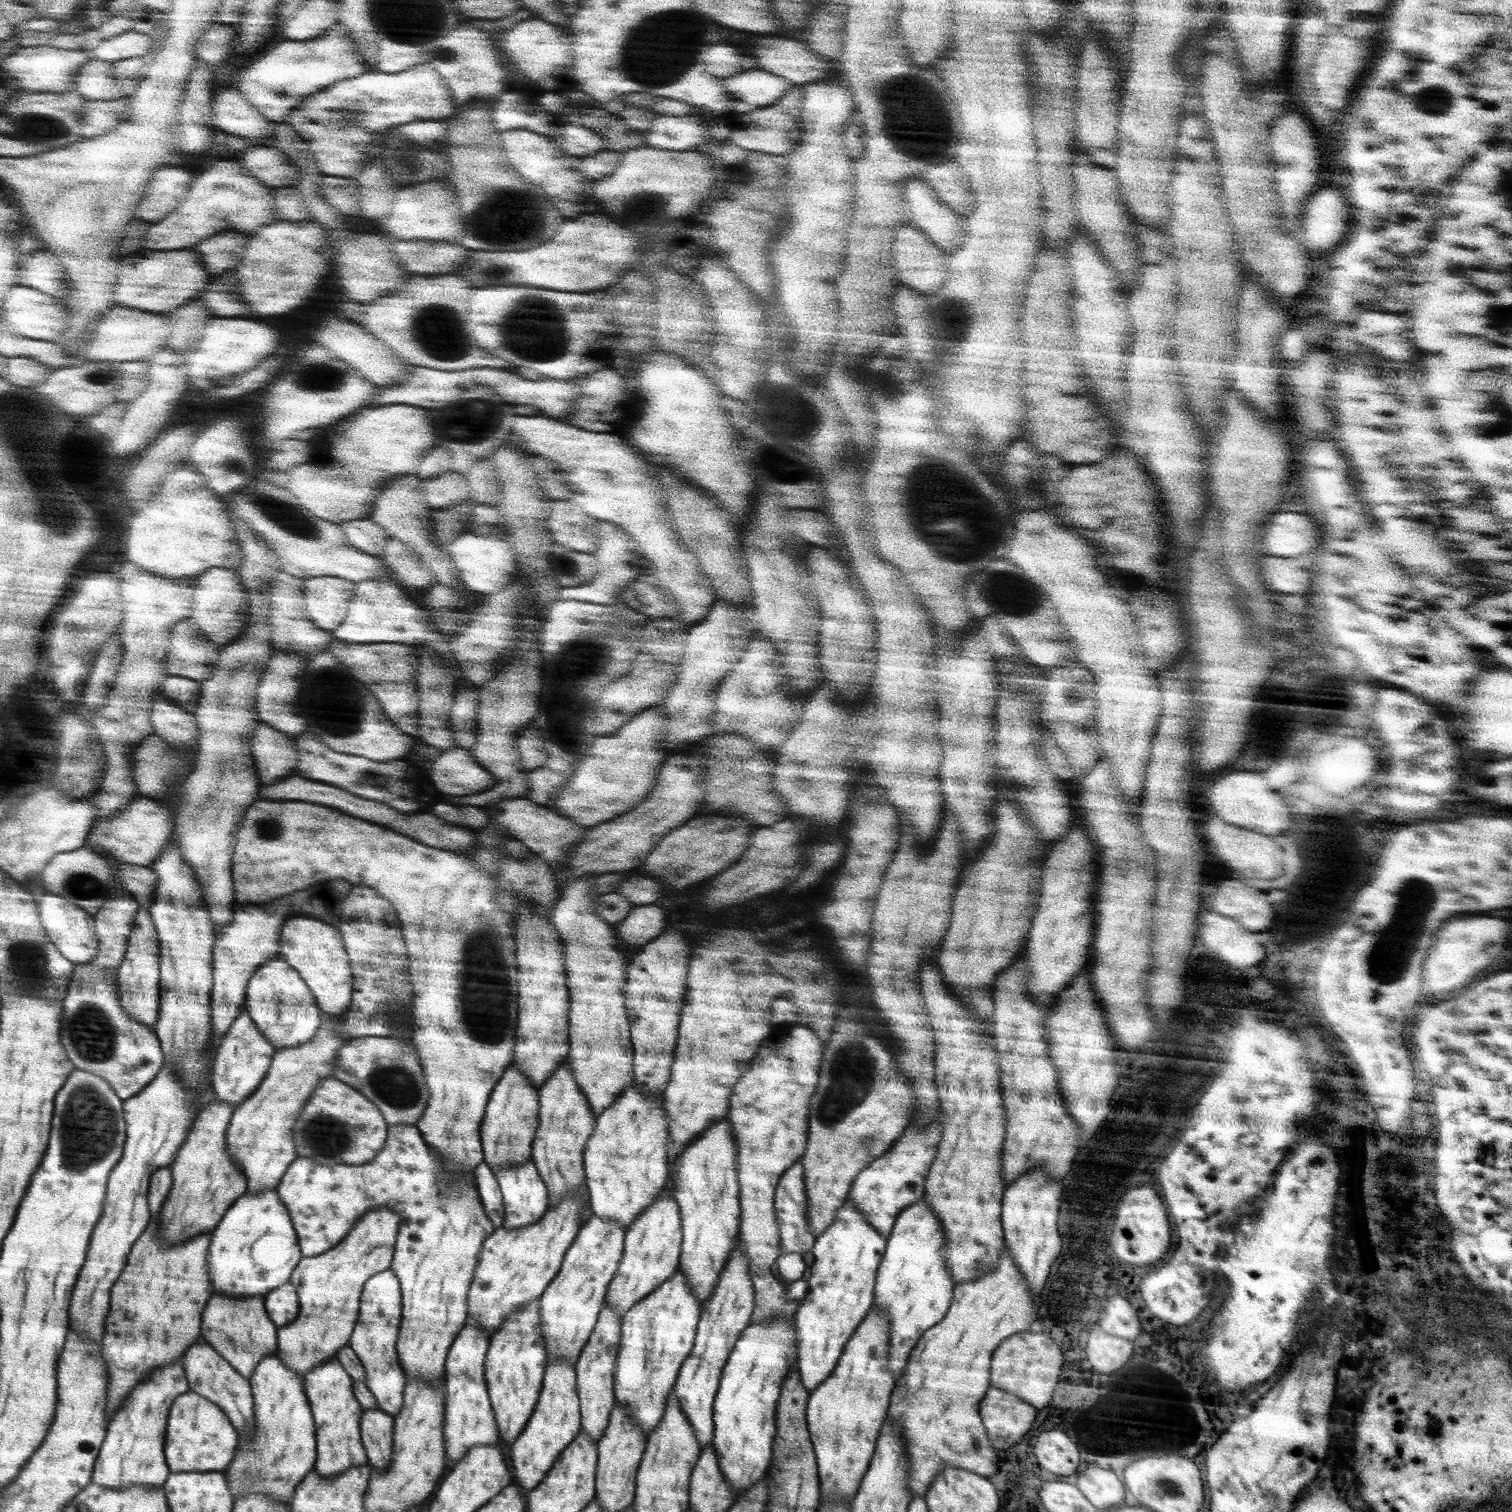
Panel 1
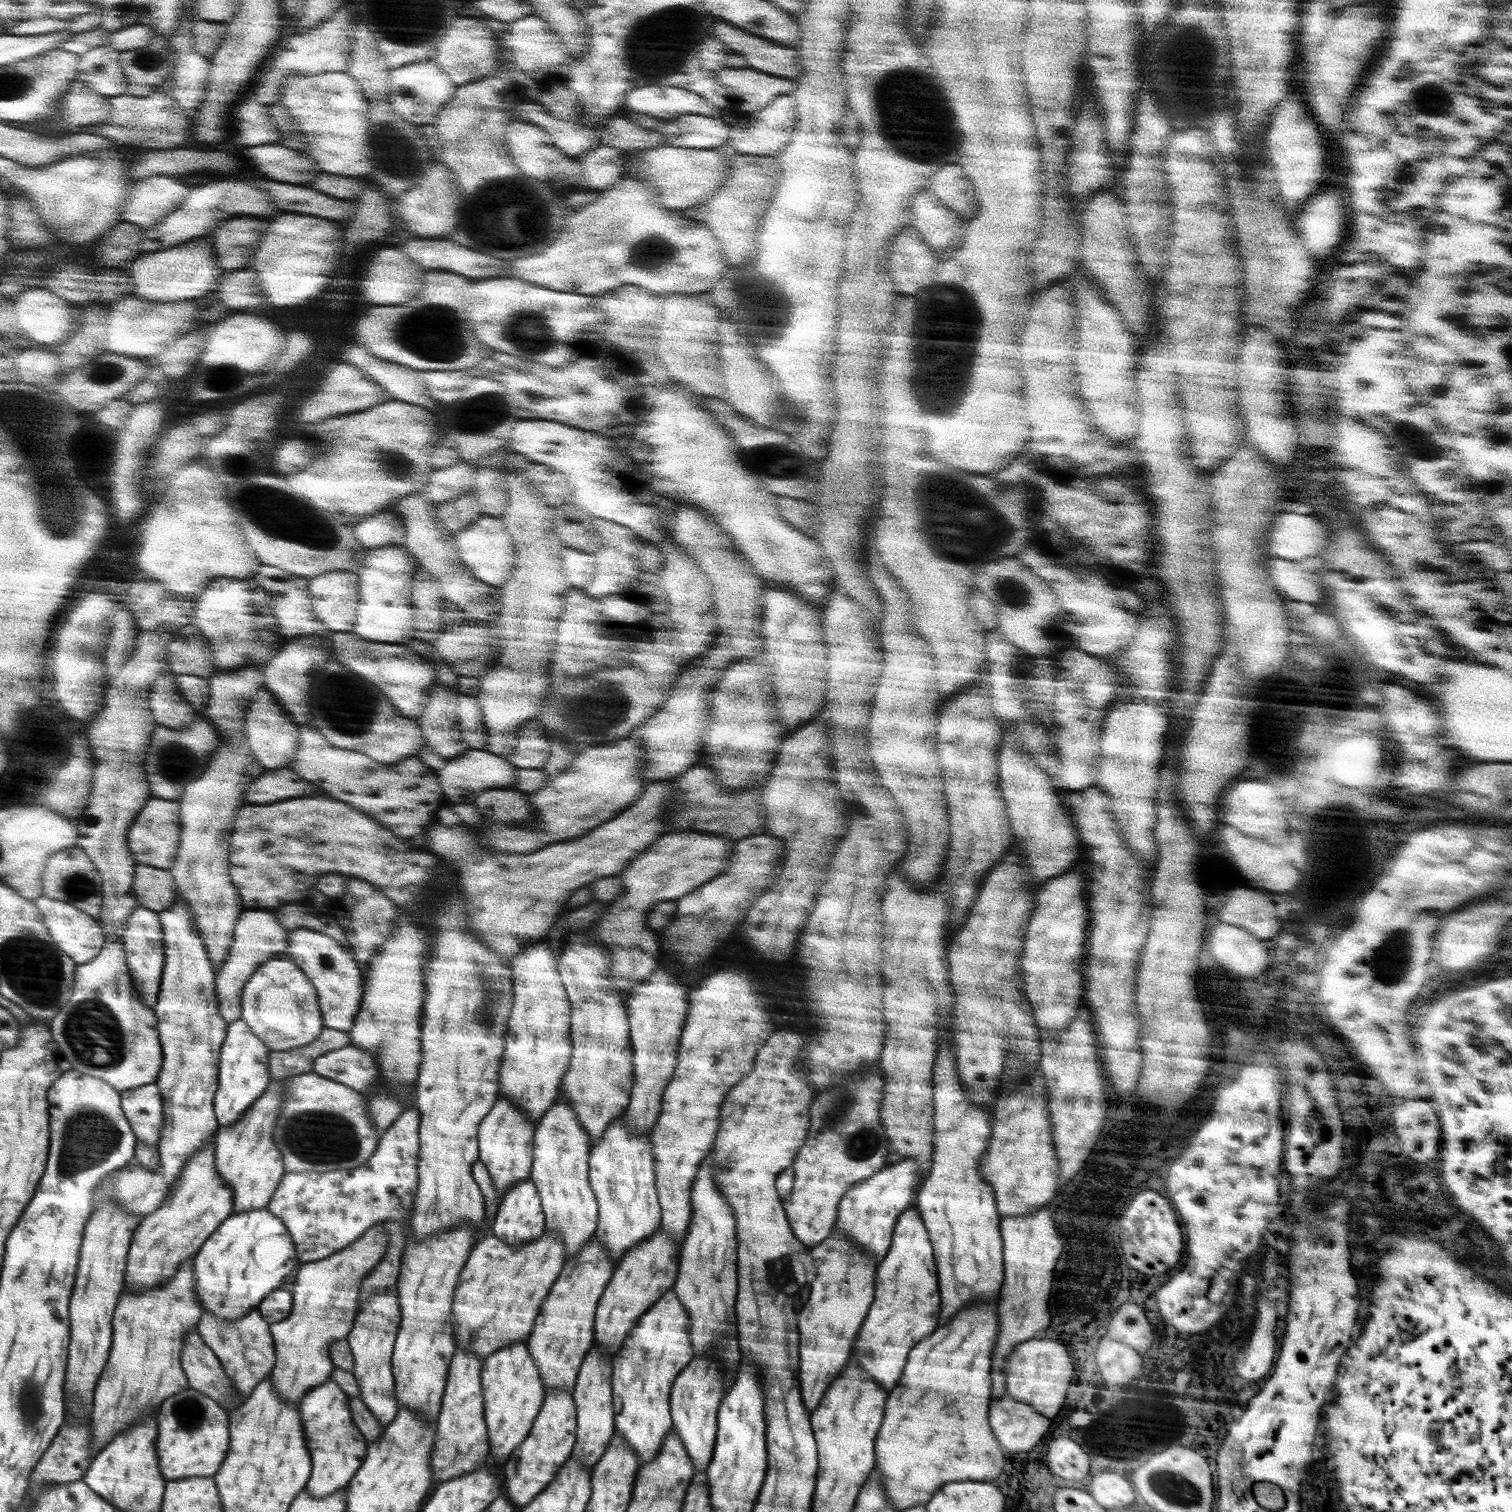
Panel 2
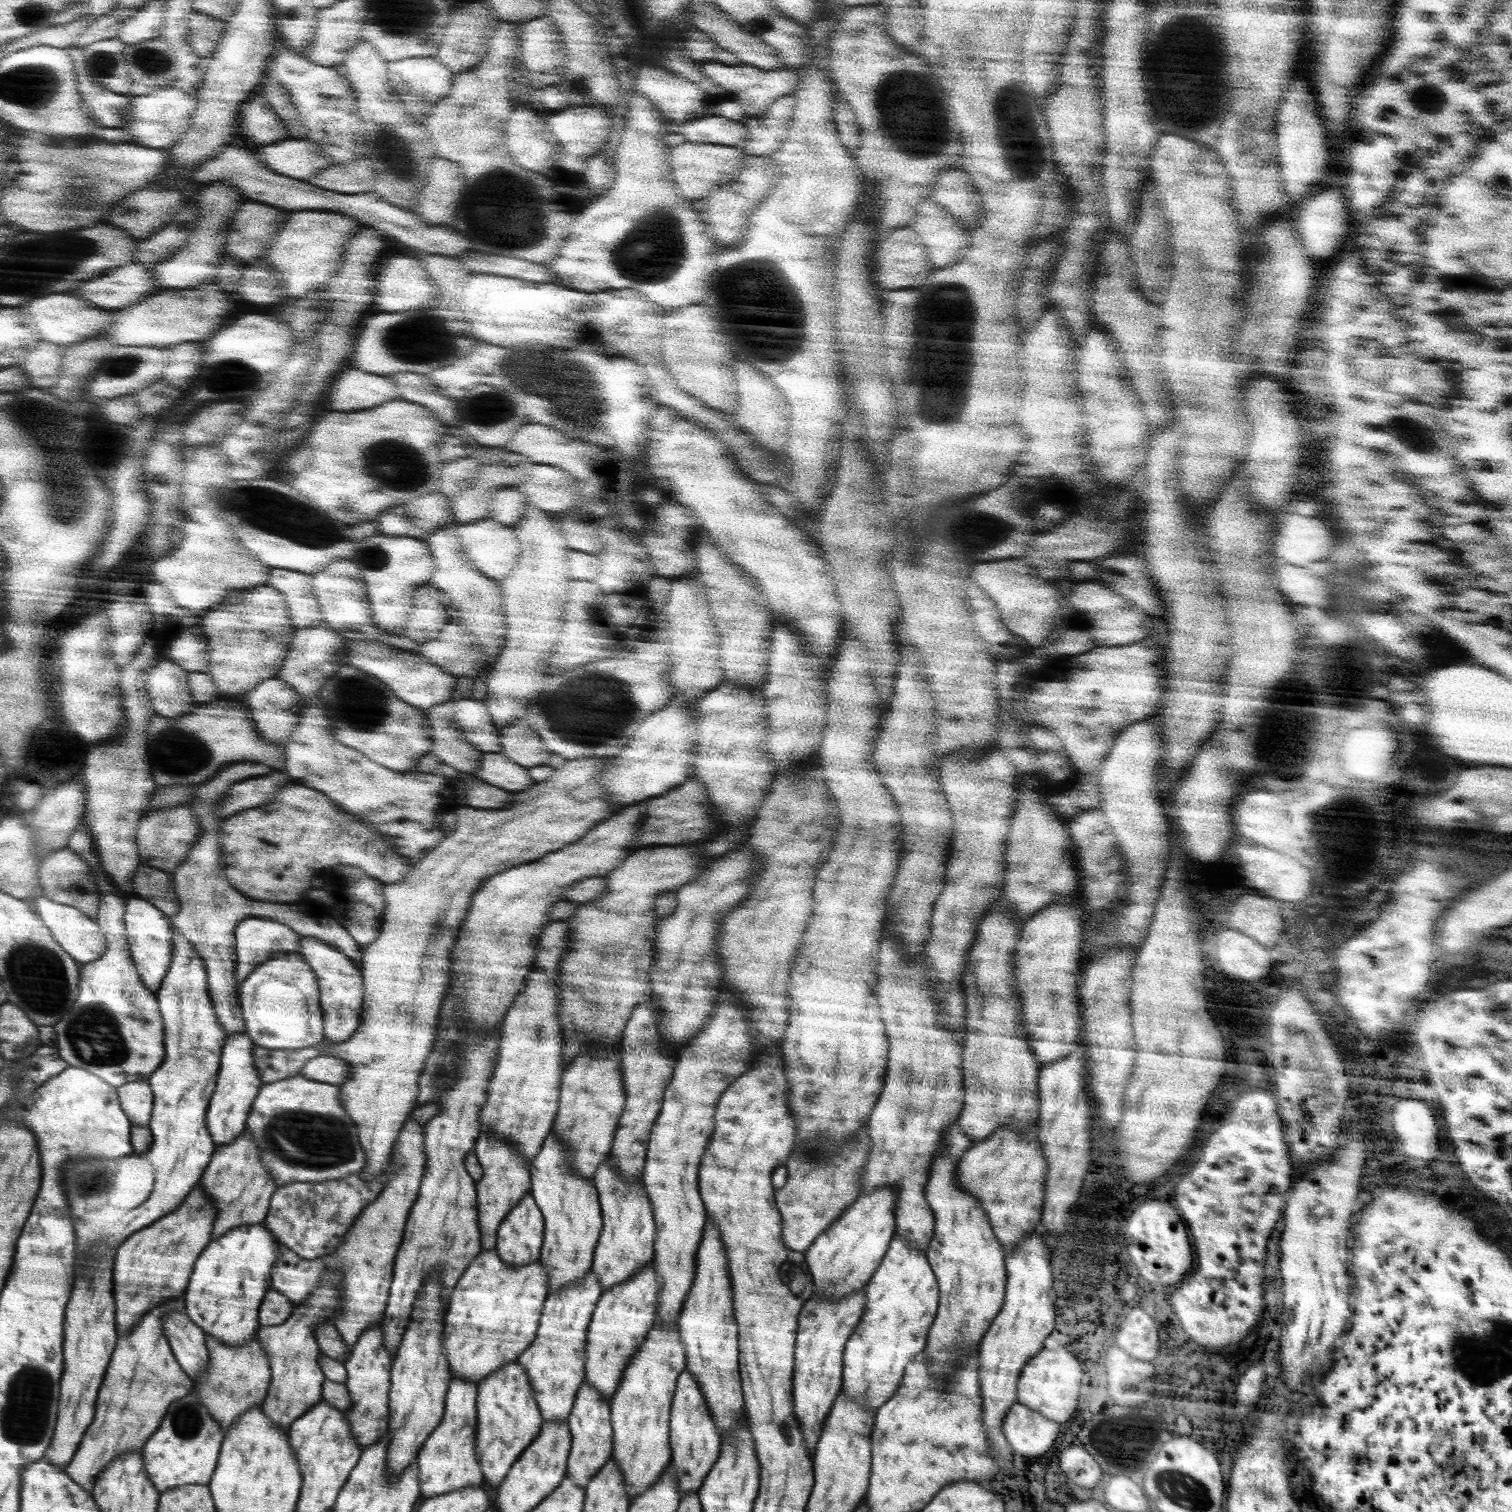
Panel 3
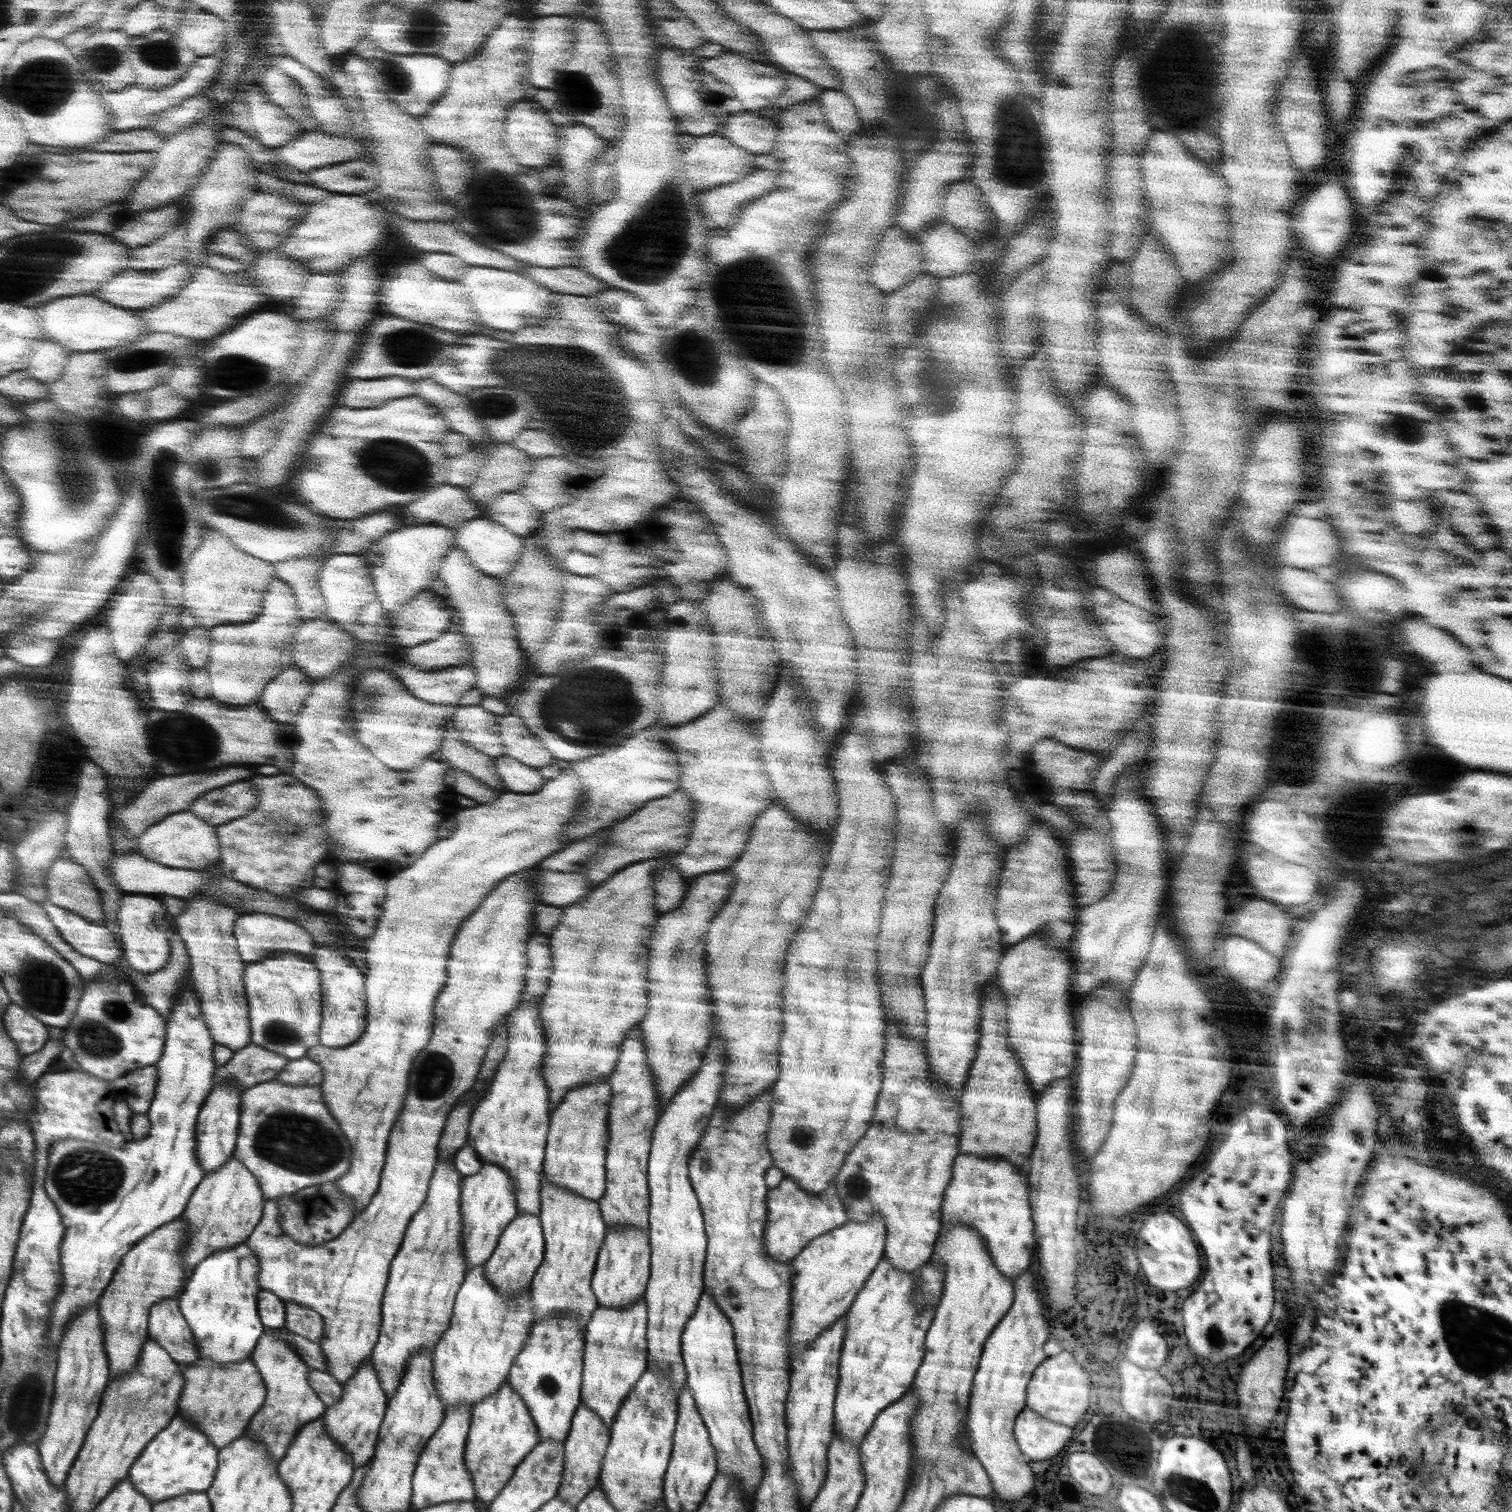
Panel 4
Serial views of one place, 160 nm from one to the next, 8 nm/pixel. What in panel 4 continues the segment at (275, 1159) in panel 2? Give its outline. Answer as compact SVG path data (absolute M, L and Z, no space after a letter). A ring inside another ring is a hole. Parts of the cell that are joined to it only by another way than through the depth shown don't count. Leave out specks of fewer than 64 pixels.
M230 1156L226 1165L222 1165L218 1171L205 1174L184 1214L180 1216L190 1229L185 1236L187 1239L183 1248L183 1271L186 1280L204 1259L218 1250L237 1246L253 1235L254 1228L261 1223L265 1201L261 1182L240 1160L234 1159L234 1156Z

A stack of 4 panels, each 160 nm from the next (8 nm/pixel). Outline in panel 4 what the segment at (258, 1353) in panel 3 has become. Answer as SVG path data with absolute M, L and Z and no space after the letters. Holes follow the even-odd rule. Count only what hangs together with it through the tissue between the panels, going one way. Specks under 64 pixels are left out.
M251 1357L232 1364L198 1360L184 1368L184 1377L185 1388L178 1404L179 1416L195 1424L218 1449L229 1446L242 1436L267 1395L262 1375L256 1370Z

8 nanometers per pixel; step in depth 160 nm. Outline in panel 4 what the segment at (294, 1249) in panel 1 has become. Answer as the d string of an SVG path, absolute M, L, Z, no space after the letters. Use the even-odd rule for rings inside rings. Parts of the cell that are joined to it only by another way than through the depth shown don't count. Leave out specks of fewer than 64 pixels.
M241 1242L232 1248L216 1251L198 1264L187 1278L178 1297L182 1316L196 1337L198 1360L232 1364L253 1354L266 1327L257 1307L262 1290L257 1281L259 1274L260 1260L248 1244Z

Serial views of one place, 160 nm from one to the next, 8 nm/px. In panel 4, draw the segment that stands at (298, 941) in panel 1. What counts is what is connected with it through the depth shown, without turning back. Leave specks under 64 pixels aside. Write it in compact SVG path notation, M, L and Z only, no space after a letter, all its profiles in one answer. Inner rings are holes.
M318 946L315 949L314 965L322 978L322 1028L320 1043L330 1048L342 1048L357 1042L369 1026L369 1005L366 996L366 972L358 968L349 956L330 952Z

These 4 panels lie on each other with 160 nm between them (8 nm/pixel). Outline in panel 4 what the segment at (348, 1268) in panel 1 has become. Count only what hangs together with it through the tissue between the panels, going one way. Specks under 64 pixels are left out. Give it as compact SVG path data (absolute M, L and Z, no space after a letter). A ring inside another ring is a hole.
M275 1332L263 1334L250 1357L256 1370L262 1375L267 1395L260 1410L250 1419L244 1434L266 1444L271 1462L278 1464L285 1458L289 1445L300 1432L300 1428L318 1419L328 1406L309 1383L310 1366L297 1356L287 1340L283 1340Z

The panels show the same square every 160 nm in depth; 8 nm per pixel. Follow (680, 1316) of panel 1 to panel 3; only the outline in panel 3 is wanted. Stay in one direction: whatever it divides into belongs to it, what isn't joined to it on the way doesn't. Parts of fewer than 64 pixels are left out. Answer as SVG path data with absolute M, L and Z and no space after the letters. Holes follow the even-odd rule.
M669 1320L665 1324L656 1321L642 1347L631 1359L627 1370L624 1372L622 1383L619 1384L617 1392L610 1401L614 1434L612 1459L621 1468L625 1477L625 1491L628 1492L631 1502L636 1496L649 1490L661 1478L664 1468L670 1462L670 1456L672 1456L669 1445L670 1406L672 1406L672 1398L674 1398L676 1390L676 1380L686 1368L688 1368L688 1353L685 1344L681 1341L677 1321Z

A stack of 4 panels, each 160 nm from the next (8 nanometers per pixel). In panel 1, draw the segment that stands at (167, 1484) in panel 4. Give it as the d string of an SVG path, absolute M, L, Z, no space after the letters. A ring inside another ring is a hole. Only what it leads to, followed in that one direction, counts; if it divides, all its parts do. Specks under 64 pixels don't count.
M184 1394L174 1399L167 1418L164 1443L165 1459L171 1473L224 1471L234 1460L238 1436L232 1421L214 1402L201 1394Z

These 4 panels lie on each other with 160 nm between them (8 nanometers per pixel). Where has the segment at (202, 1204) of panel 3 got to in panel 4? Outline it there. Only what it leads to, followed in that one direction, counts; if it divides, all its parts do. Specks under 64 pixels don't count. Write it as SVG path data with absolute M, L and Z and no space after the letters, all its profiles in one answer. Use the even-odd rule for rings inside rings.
M178 1218L150 1233L150 1235L146 1235L146 1238L126 1255L117 1275L106 1290L101 1303L101 1315L105 1328L106 1350L109 1352L111 1362L111 1381L137 1368L139 1359L143 1350L145 1350L147 1338L149 1338L148 1314L152 1310L153 1304L160 1302L160 1300L168 1300L179 1296L184 1290L186 1278L183 1271L183 1248L185 1247L185 1240L187 1239L185 1236L188 1235L188 1230L190 1229L186 1227L186 1221Z

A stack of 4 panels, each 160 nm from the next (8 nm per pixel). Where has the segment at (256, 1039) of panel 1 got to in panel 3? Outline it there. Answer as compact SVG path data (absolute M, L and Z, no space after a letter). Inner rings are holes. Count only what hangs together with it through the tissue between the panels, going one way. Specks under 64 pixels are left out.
M246 1032L228 1035L225 1040L224 1054L221 1055L220 1074L217 1076L216 1088L210 1097L206 1113L206 1128L216 1146L233 1142L243 1134L248 1126L249 1112L254 1099L264 1086L260 1072L253 1064L253 1046L255 1043Z

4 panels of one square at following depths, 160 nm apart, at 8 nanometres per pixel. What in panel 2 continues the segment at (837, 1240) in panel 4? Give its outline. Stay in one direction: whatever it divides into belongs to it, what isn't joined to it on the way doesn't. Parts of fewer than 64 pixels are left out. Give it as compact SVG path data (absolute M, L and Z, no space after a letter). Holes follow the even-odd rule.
M902 1159L894 1165L888 1165L873 1174L862 1183L854 1185L850 1192L840 1202L840 1214L833 1230L841 1230L847 1238L851 1238L863 1248L863 1252L873 1256L879 1265L892 1246L893 1231L897 1220L912 1207L918 1189L918 1179L921 1178L922 1166L916 1159Z

